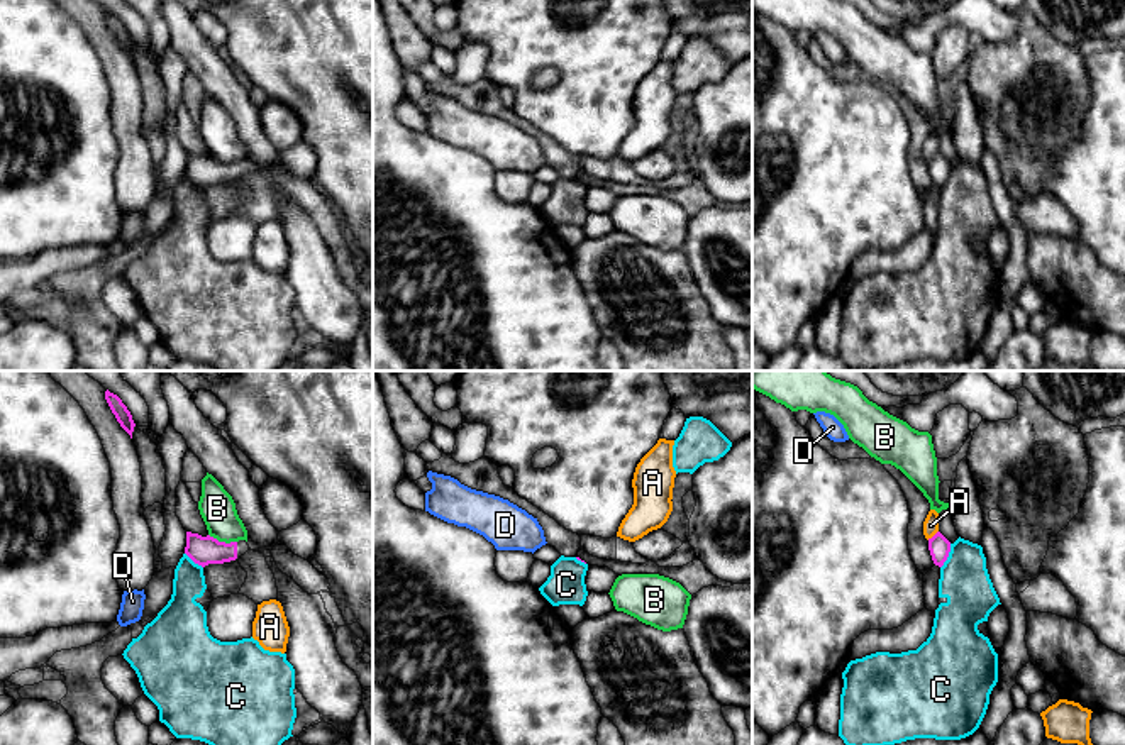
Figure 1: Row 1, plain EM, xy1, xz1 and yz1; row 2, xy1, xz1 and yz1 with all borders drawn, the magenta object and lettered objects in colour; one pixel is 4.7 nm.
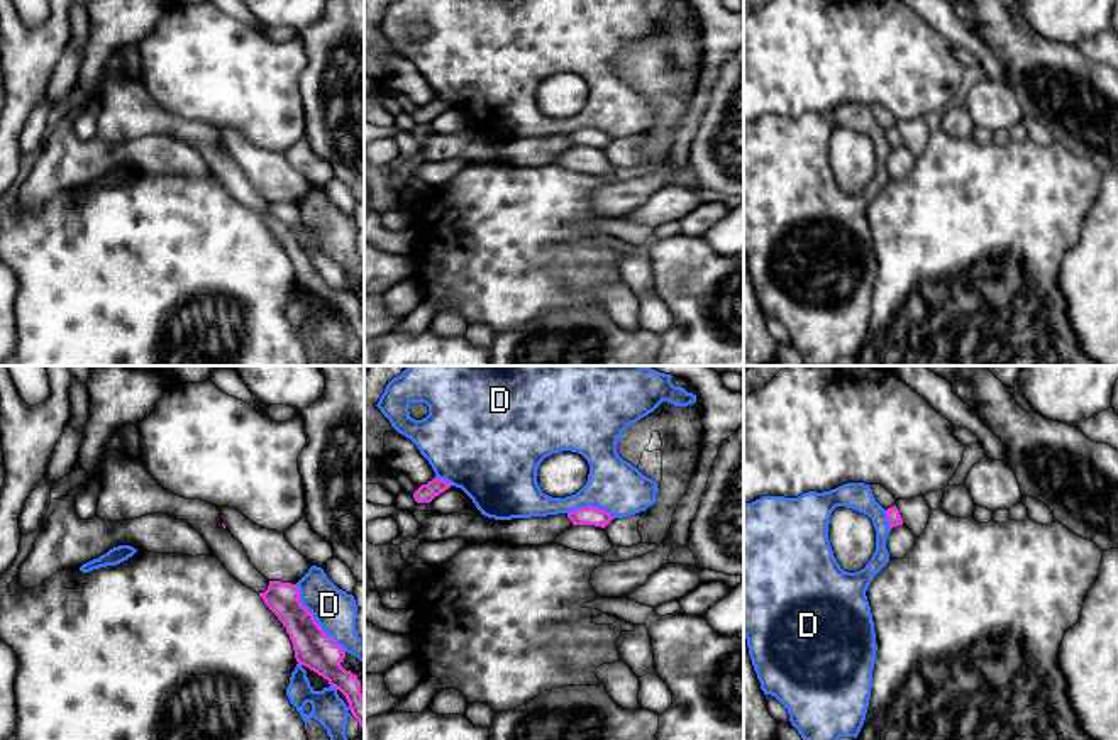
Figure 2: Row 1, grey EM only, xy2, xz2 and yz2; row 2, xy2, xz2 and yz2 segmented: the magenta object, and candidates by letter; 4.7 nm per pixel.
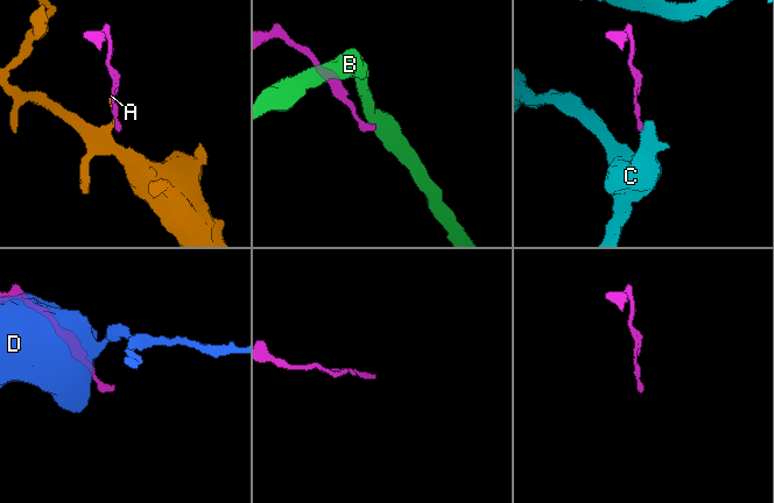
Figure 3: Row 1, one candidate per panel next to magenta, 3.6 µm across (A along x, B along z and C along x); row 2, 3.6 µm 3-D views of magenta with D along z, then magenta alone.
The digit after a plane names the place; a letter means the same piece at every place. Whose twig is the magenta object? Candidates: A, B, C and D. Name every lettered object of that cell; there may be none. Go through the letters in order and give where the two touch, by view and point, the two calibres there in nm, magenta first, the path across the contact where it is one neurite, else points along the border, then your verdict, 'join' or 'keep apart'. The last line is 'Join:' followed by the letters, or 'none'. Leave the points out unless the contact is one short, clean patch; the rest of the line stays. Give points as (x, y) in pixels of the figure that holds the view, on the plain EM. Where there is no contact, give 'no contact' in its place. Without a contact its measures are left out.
A: meets magenta in yz1 at (934, 156); 100 nm thick on the magenta side, 80 nm on the other; keep apart
B: meets magenta in xy1 at (222, 163); 140 nm thick on the magenta side, 170 nm on the other; border along xy1 (209, 154), (219, 161), (236, 163); keep apart
C: meets magenta in yz1 at (947, 176); 100 nm thick on the magenta side, 240 nm on the other; border along yz1 (951, 165), (949, 176), (941, 188); keep apart
D: meets magenta in xy2 at (314, 239); 190 nm thick on the magenta side, 200 nm on the other; keep apart
Join: none

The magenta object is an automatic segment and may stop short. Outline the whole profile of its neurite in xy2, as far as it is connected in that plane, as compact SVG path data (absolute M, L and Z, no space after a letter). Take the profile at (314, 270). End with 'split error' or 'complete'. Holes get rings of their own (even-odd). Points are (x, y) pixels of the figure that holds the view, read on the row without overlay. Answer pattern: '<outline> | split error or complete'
M269 202L268 210L259 213L259 217L286 249L296 283L339 310L346 317L359 347L364 347L361 301L340 286L340 281L346 278L344 269L320 249L313 235L302 225L298 207Z | complete

